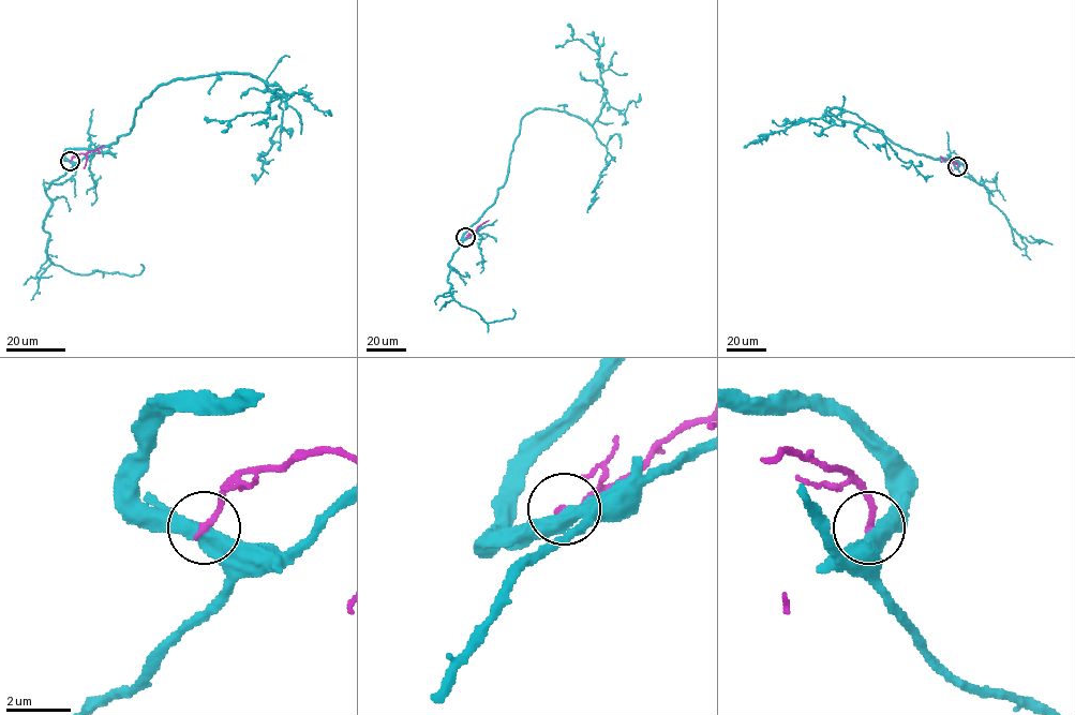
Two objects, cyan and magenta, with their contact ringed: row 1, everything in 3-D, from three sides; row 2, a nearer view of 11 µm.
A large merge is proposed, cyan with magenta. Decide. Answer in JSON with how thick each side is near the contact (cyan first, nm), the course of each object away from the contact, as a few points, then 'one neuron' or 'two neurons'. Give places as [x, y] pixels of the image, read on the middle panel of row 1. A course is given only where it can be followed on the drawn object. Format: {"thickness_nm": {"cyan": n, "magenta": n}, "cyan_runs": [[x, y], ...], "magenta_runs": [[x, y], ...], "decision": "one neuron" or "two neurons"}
{"thickness_nm": {"cyan": 480, "magenta": 200}, "cyan_runs": [[466, 237], [507, 179], [527, 114], [565, 110], [591, 124], [606, 102], [596, 51], [576, 39], [556, 47]], "magenta_runs": [[466, 237], [488, 220]], "decision": "two neurons"}

